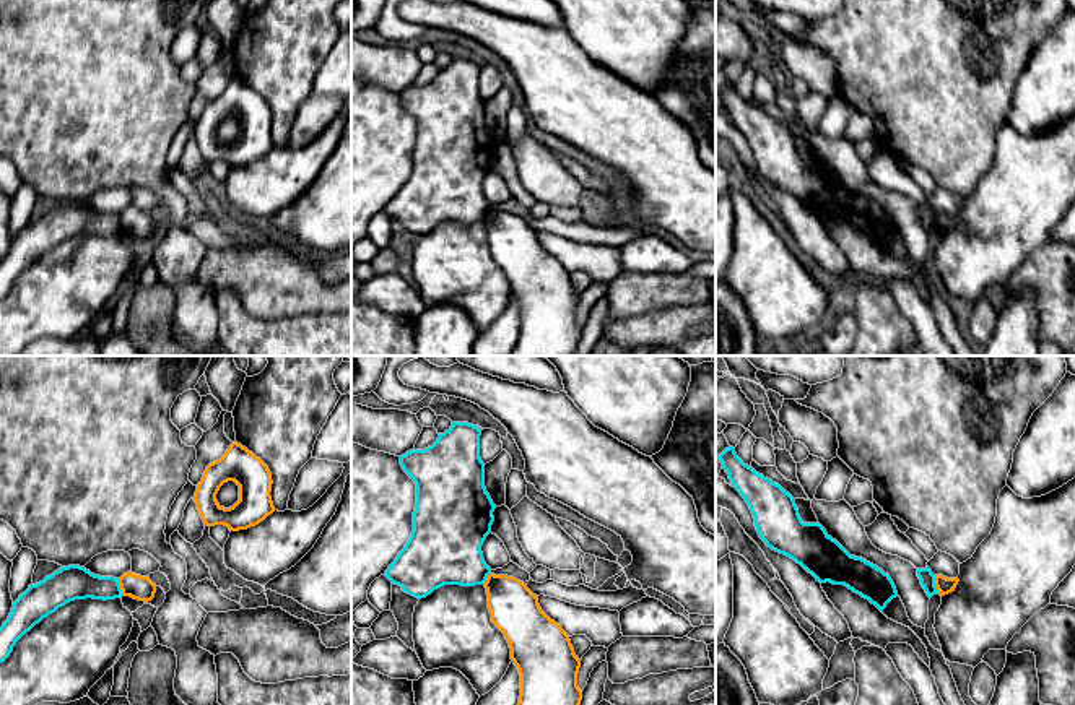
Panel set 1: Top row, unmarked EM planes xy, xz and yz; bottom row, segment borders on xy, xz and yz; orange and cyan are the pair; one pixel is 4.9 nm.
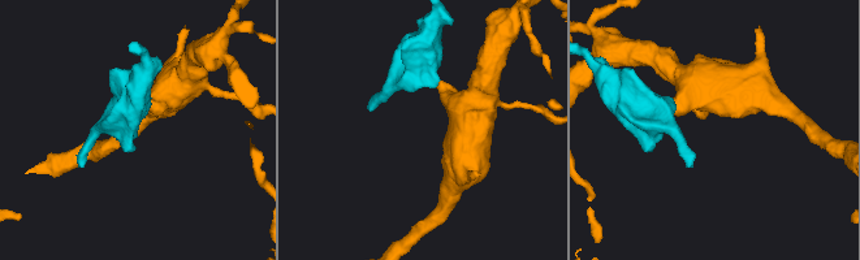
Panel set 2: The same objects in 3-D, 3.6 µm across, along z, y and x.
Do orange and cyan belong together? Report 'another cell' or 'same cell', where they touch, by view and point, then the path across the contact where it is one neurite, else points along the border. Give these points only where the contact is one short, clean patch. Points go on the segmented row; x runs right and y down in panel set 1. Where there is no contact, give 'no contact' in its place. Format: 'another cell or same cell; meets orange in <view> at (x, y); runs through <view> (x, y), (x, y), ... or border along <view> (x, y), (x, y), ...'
another cell; meets orange in yz at (935, 585); border along yz (934, 575), (934, 585), (940, 593)

